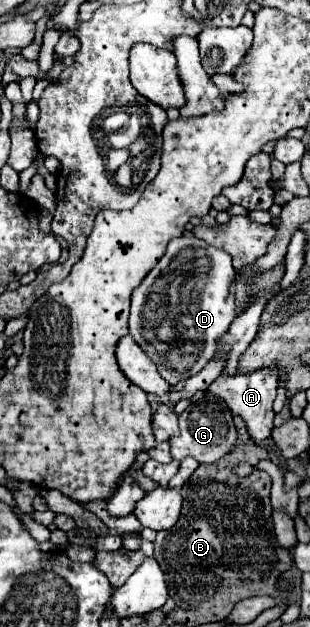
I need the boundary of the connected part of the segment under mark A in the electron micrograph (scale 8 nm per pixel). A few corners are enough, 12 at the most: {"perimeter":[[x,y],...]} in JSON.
{"perimeter":[[277,369],[221,375],[207,391],[245,421],[253,443],[271,437]]}

